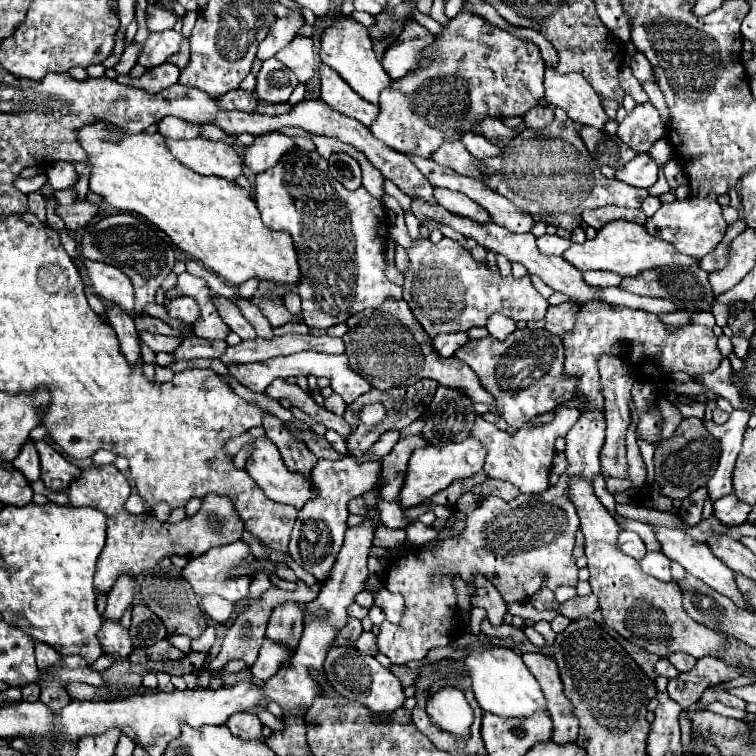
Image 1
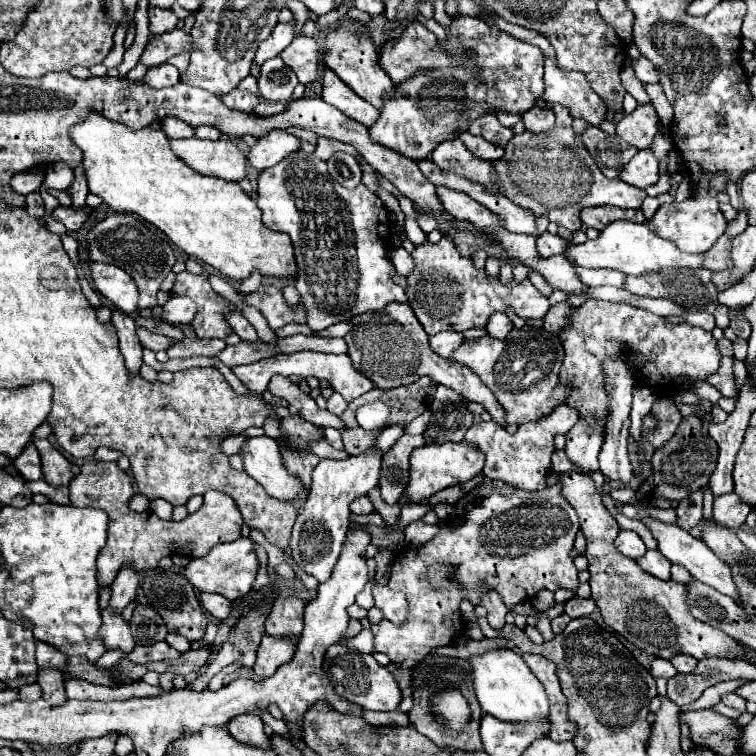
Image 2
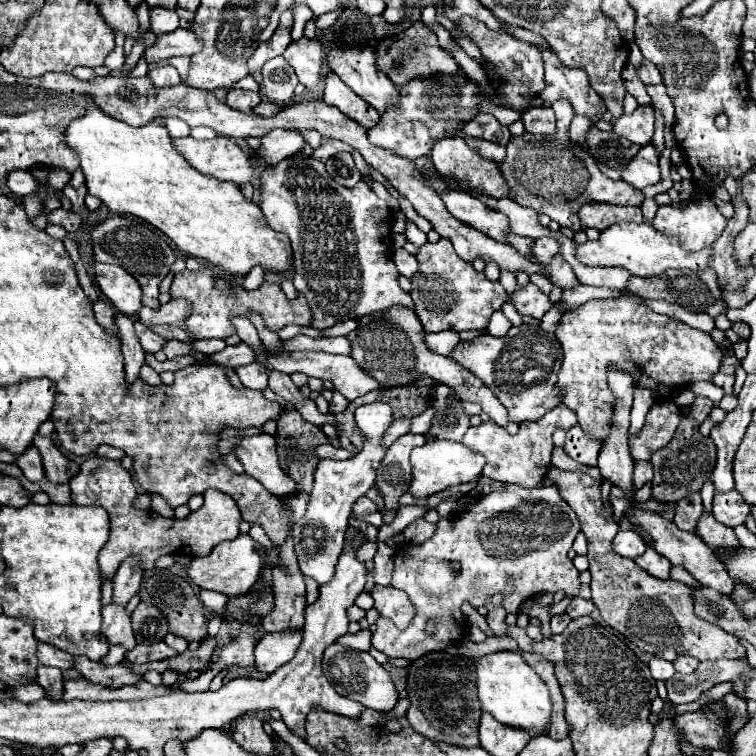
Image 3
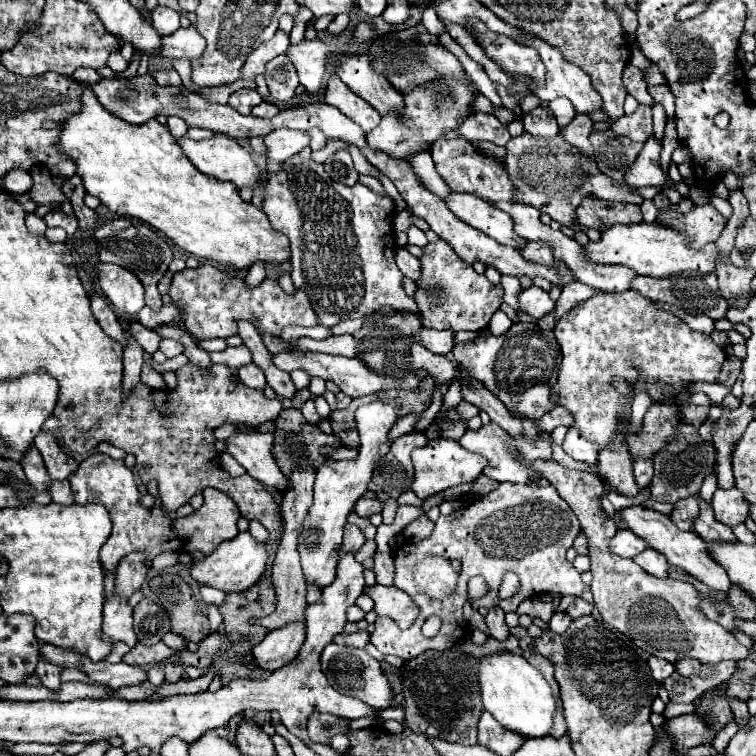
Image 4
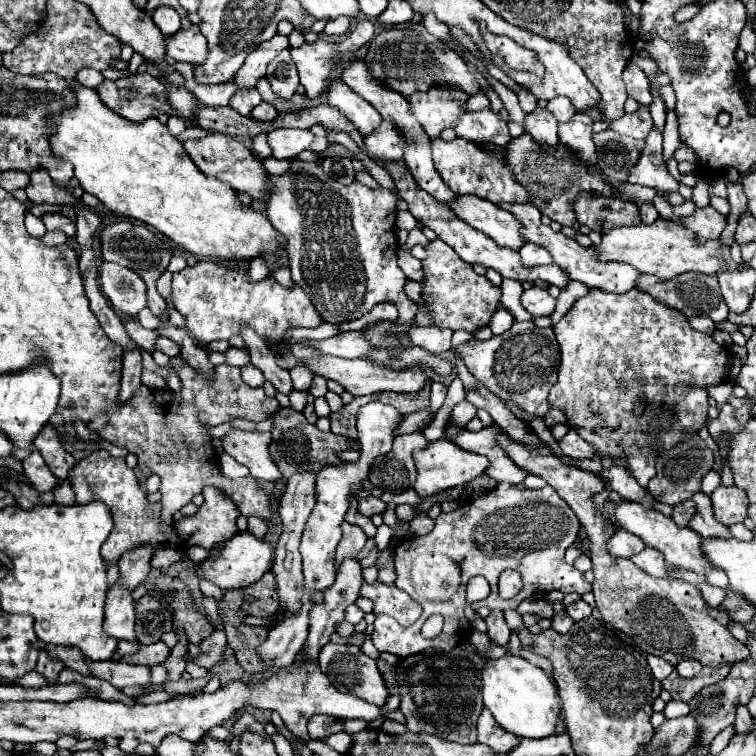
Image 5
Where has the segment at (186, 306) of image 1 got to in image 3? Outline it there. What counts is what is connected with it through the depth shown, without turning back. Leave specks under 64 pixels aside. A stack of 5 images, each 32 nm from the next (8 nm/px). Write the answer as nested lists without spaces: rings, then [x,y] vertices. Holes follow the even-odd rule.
[[[171,299],[168,303],[160,306],[160,310],[152,310],[147,306],[143,306],[138,312],[138,318],[143,323],[151,324],[182,324],[188,318],[188,312],[192,312],[188,308],[188,300]]]

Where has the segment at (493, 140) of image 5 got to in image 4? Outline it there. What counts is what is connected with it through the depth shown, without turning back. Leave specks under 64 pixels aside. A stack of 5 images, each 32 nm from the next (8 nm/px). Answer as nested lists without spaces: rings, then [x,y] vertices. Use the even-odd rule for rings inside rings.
[[[476,112],[464,118],[464,122],[458,128],[458,134],[466,140],[490,140],[498,146],[506,146],[506,142],[510,140],[508,128],[500,124],[494,114],[486,112]]]

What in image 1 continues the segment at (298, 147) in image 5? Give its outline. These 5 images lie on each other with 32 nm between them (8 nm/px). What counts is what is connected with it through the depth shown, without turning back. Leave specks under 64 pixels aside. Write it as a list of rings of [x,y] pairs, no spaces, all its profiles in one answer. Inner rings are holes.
[[[270,132],[268,136],[256,136],[254,142],[244,150],[244,164],[254,174],[260,174],[272,168],[276,160],[280,160],[280,156],[284,156],[292,148],[292,144],[294,142],[290,136],[278,132]]]

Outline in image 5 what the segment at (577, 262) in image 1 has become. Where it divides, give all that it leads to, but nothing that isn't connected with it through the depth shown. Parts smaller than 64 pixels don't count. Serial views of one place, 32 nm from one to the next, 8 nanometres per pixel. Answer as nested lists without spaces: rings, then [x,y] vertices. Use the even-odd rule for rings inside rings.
[[[658,218],[654,224],[614,228],[614,232],[602,234],[602,242],[592,248],[596,250],[598,260],[624,262],[642,274],[660,276],[664,280],[676,278],[684,272],[700,272],[700,274],[716,276],[720,270],[726,268],[742,268],[730,258],[730,250],[720,246],[718,240],[706,240],[704,244],[696,244],[696,236],[692,232],[664,218]]]

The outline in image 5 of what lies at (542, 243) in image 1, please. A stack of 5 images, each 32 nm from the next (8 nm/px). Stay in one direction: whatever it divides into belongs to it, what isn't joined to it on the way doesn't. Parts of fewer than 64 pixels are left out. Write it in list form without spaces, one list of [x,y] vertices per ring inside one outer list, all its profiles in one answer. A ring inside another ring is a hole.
[[[524,244],[524,248],[520,248],[520,256],[522,262],[526,266],[540,266],[540,264],[552,264],[552,256],[546,248],[542,248],[540,244]]]

